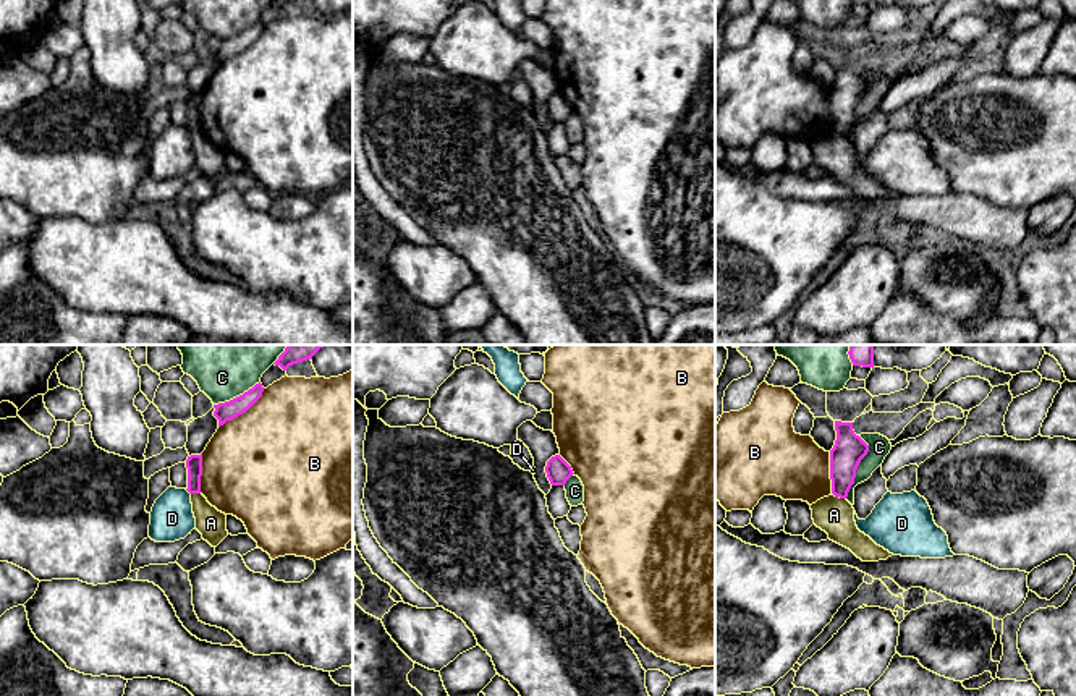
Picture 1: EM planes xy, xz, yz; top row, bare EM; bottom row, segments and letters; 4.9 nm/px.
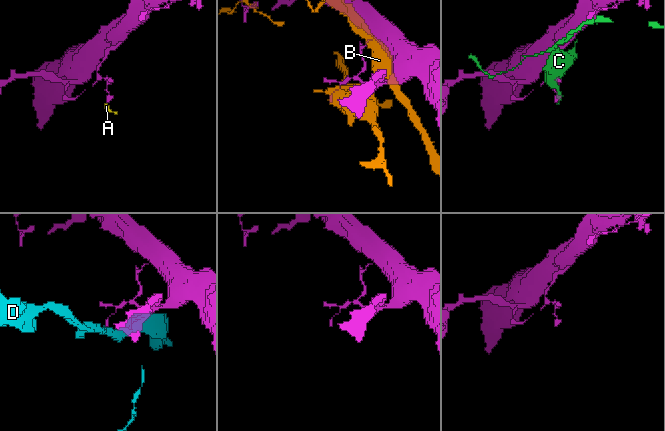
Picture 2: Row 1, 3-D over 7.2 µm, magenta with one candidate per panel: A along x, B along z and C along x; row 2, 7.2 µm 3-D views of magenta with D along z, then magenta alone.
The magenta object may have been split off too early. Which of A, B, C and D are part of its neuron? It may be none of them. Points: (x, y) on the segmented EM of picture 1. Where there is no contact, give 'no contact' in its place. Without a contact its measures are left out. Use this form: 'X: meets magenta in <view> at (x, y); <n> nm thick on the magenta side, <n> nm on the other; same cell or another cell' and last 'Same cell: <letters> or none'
A: meets magenta in yz at (840, 497); 160 nm thick on the magenta side, 190 nm on the other; another cell
B: meets magenta in xy at (243, 411); 100 nm thick on the magenta side, 480 nm on the other; another cell
C: meets magenta in yz at (858, 465); 160 nm thick on the magenta side, 110 nm on the other; another cell
D: meets magenta in xy at (188, 491); 80 nm thick on the magenta side, 220 nm on the other; another cell
Same cell: none

